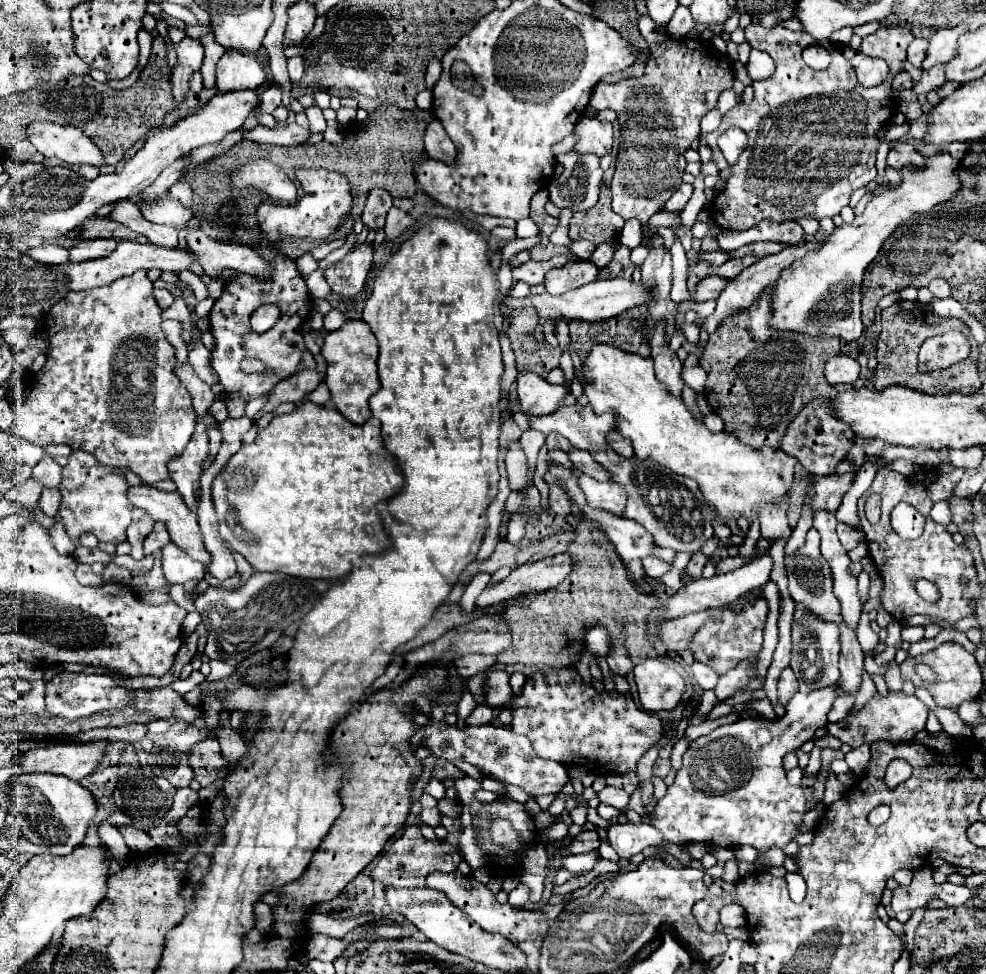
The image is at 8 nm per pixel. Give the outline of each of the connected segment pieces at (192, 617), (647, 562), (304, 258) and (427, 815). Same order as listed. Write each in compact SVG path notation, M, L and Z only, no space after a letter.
M197 611L189 612L182 624L183 635L189 636L192 634L201 621L202 618Z
M645 557L643 559L643 569L649 577L661 577L665 575L667 571L671 571L671 563L665 563L665 561L659 561L655 557Z
M305 253L297 259L297 269L301 275L309 275L313 271L313 267L317 267L317 261L309 253Z
M423 809L421 811L421 821L429 827L437 827L437 825L441 825L441 813L437 809Z

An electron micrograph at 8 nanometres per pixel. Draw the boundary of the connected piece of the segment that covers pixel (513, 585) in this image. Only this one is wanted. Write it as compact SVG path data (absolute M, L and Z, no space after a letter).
M561 553L553 557L545 557L533 563L517 565L509 577L495 585L487 585L483 593L475 599L477 609L485 609L489 605L507 601L513 595L529 593L529 591L545 591L557 587L565 575L571 571L571 557Z

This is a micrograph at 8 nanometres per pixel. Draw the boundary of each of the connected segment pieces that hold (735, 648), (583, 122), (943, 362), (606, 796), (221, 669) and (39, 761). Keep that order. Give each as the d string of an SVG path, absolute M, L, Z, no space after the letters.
M759 597L755 603L749 603L745 607L745 611L741 611L739 615L723 615L723 619L719 621L707 621L693 637L693 643L689 645L689 649L693 651L695 659L709 665L711 669L715 669L719 675L727 673L731 667L735 667L739 661L749 659L751 655L759 653L761 643L763 643L763 627L765 627L765 617L767 617L767 601L763 597Z
M581 117L575 127L575 135L579 137L575 145L575 151L579 153L595 153L601 157L613 145L613 125L609 121Z
M957 331L935 335L921 345L919 371L945 369L969 355L969 341Z
M605 787L599 795L599 801L601 803L607 803L607 805L613 805L613 807L617 807L617 809L623 809L623 807L627 807L627 801L629 801L629 793L621 787Z
M210 660L209 665L211 668L210 674L207 676L207 681L218 681L221 680L232 673L237 669L235 666L231 666L225 661L219 660Z
M89 739L71 745L51 745L37 747L19 757L19 767L23 773L55 773L69 779L81 781L91 775L95 765L103 759L103 751L109 745L109 739Z

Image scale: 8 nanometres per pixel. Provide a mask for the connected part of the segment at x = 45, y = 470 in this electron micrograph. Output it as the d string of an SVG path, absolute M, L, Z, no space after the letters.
M43 457L37 463L37 467L33 469L33 477L39 479L45 489L59 489L59 485L61 485L61 467L51 457Z

